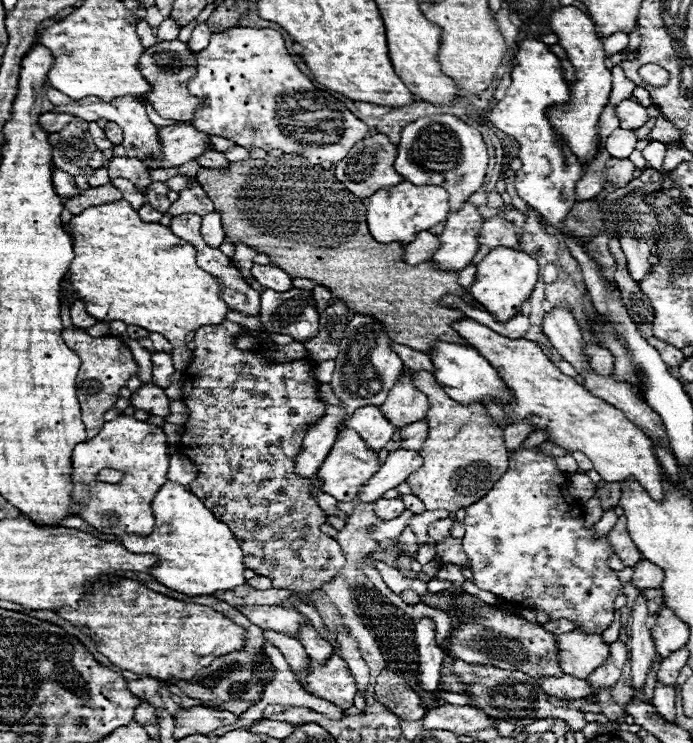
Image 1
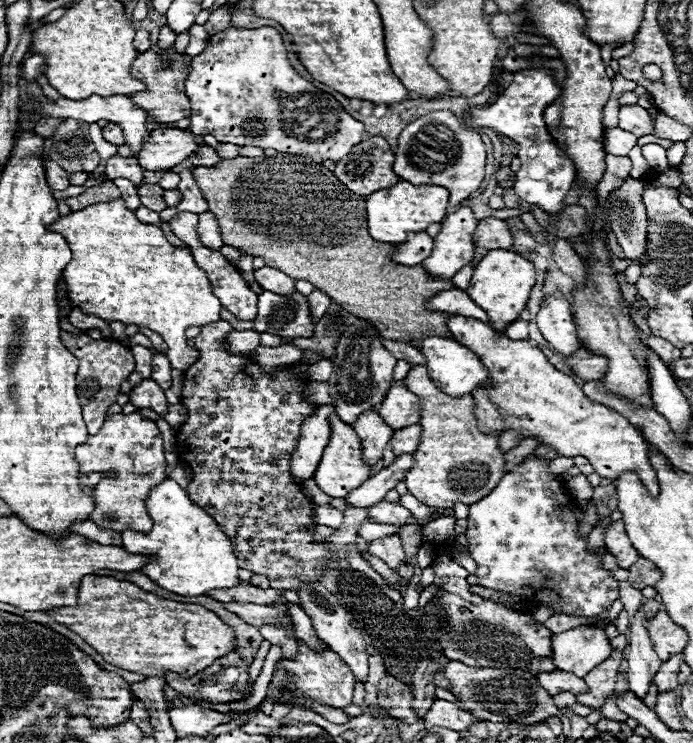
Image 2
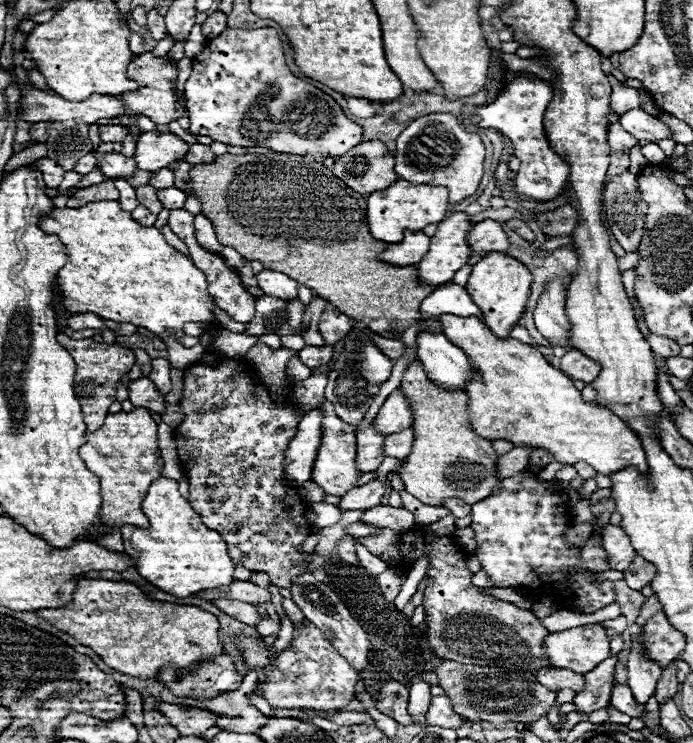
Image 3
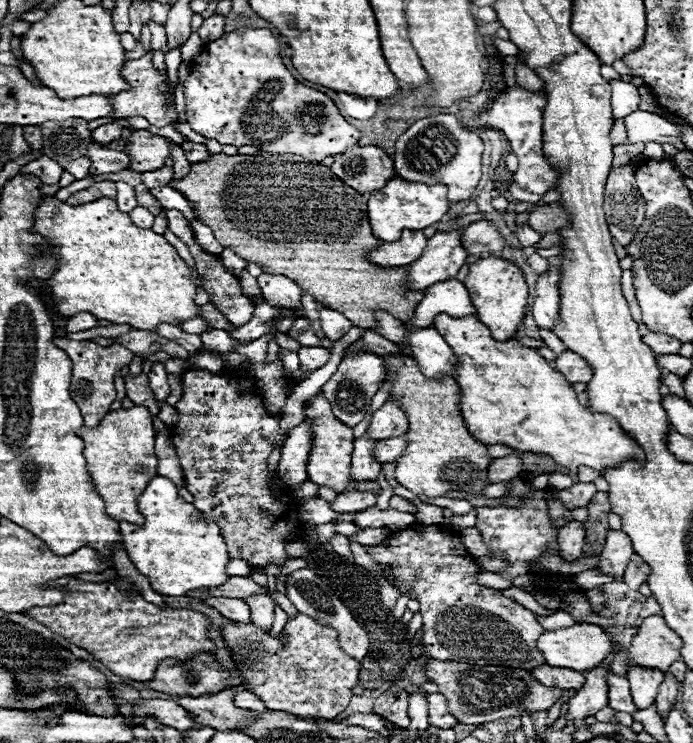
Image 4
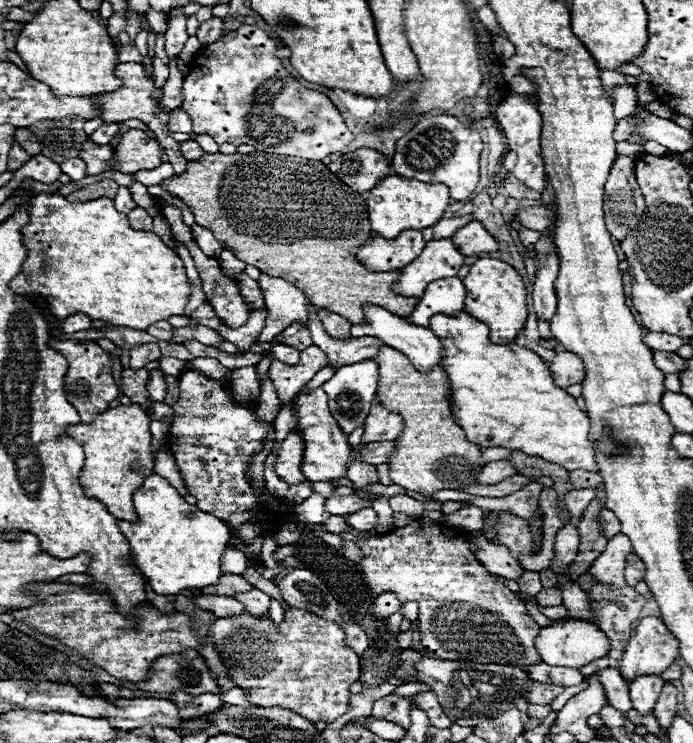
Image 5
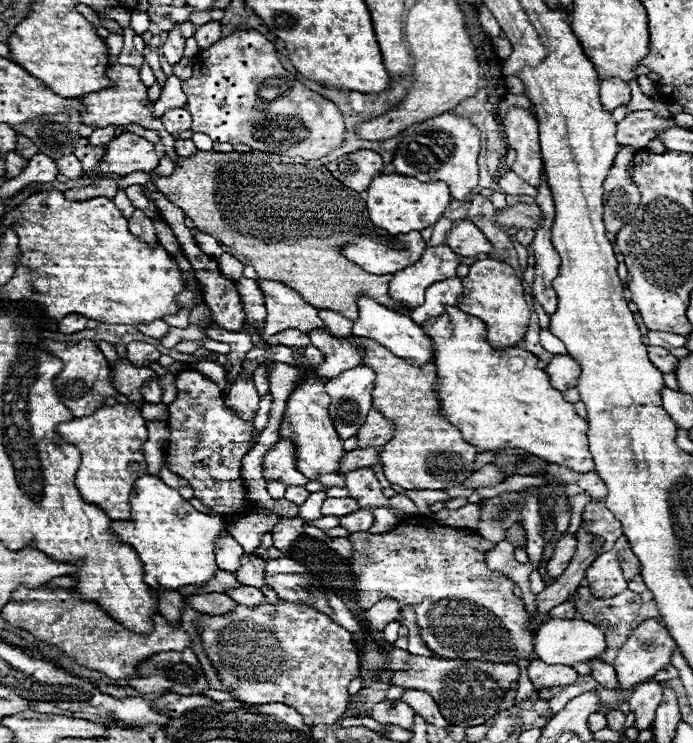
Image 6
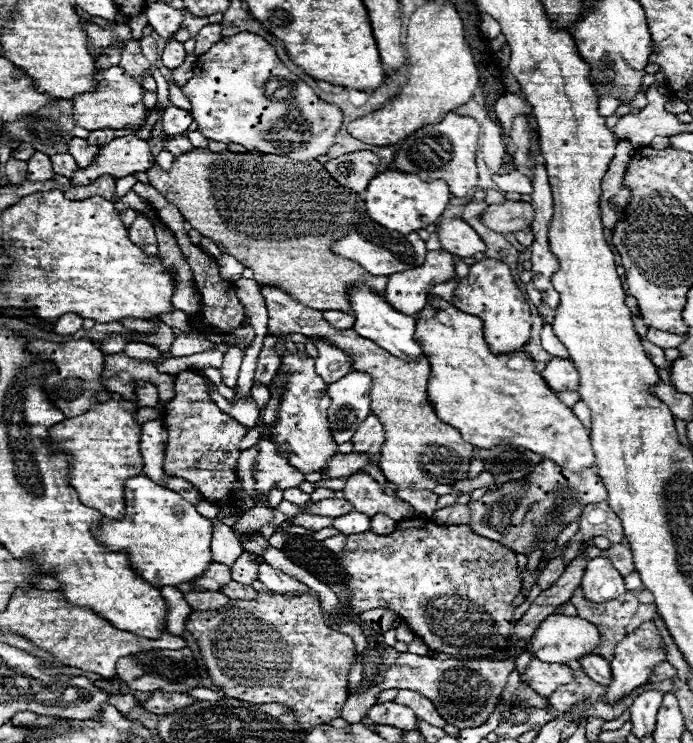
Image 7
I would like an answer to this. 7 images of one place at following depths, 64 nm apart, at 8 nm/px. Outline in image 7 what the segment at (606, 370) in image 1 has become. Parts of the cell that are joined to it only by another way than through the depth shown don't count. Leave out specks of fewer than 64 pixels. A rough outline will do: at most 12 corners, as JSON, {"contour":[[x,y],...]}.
{"contour":[[552,358],[542,370],[554,392],[578,390],[572,360]]}

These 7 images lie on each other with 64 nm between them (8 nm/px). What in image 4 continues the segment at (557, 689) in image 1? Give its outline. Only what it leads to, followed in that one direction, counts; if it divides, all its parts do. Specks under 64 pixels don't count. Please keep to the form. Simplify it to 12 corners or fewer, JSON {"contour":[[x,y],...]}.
{"contour":[[540,666],[532,676],[550,688],[580,690],[584,674]]}

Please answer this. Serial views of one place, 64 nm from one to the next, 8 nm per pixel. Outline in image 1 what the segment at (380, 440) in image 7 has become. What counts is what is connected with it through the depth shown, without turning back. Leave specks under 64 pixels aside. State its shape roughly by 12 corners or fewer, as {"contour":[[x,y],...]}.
{"contour":[[412,374],[380,406],[396,428],[424,420],[428,398]]}

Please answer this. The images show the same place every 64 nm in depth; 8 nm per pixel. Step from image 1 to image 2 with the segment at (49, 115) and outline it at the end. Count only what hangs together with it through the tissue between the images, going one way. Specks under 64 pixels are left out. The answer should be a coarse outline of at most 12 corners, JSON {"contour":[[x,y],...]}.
{"contour":[[40,118],[34,132],[48,138],[64,120]]}

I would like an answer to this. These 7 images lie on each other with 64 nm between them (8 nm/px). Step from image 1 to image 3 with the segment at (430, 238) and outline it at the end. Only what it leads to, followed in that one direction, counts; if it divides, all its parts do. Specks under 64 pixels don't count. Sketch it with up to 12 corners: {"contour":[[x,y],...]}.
{"contour":[[404,232],[380,260],[394,266],[418,264],[430,246],[422,232]]}

